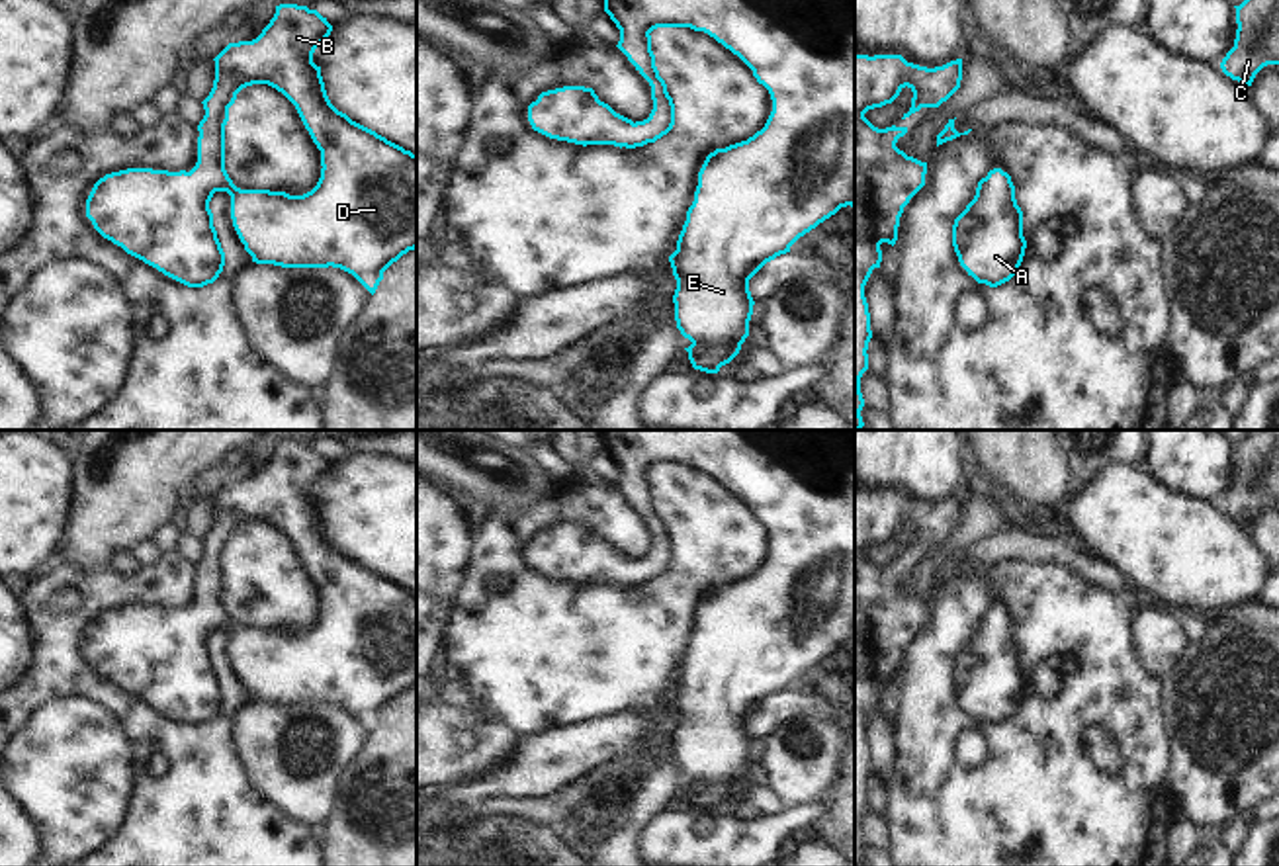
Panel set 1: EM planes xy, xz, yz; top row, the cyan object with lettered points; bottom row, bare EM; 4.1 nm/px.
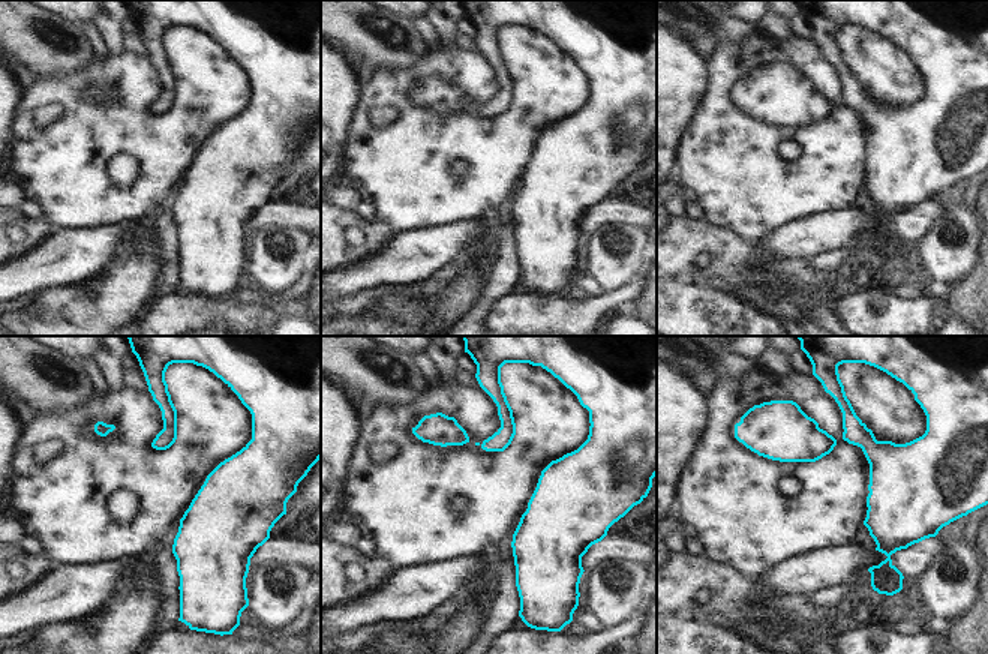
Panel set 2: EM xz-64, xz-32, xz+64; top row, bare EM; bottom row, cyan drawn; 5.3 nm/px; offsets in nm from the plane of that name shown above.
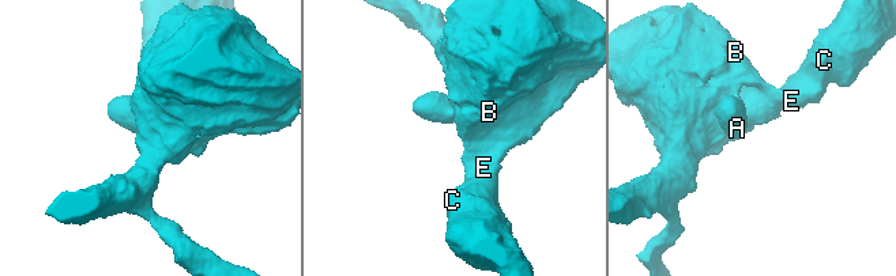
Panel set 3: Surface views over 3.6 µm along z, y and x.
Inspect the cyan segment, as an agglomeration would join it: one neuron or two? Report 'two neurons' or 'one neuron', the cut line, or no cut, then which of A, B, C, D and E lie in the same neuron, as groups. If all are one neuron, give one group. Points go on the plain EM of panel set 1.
one neuron; no cut; A B C D E

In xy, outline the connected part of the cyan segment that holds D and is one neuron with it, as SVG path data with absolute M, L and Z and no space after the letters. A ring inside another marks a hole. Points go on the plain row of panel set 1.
M280 442L276 444L274 455L256 477L229 481L213 497L213 526L201 540L205 553L198 563L196 604L190 610L127 606L106 612L94 622L86 637L86 655L92 659L94 667L104 676L164 714L188 725L203 725L213 721L225 704L225 690L213 665L209 639L215 629L227 629L231 633L233 665L244 688L252 694L252 700L282 706L340 706L352 712L374 733L383 717L383 710L403 692L417 686L417 592L352 559L331 541L321 504L313 500L315 487L331 469L332 463L317 448L297 442ZM252 522L268 522L282 530L295 543L305 567L321 588L321 616L311 629L289 633L270 628L241 628L229 616L225 608L225 563L229 559L229 545L235 541L237 532Z

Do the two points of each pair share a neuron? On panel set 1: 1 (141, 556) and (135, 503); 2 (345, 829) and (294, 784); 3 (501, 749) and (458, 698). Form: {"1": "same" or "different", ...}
{"1": "different", "2": "different", "3": "different"}

